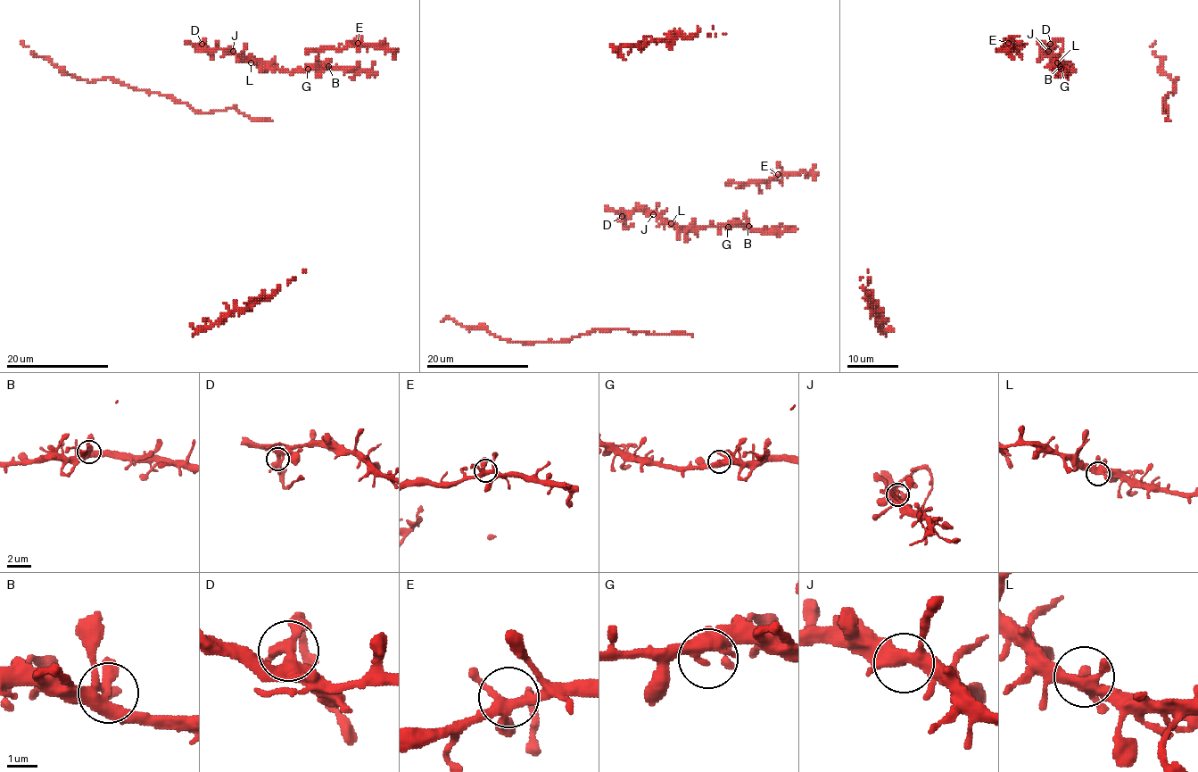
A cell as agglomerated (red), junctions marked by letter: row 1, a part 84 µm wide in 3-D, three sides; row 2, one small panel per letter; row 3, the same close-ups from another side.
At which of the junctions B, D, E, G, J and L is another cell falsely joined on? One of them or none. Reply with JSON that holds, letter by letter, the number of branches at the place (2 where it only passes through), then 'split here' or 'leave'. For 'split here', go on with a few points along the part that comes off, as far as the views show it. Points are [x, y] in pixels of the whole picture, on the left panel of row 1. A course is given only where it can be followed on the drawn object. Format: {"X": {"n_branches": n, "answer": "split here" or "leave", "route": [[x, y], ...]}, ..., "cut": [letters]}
{"B": {"n_branches": 4, "answer": "leave"}, "D": {"n_branches": 4, "answer": "split here", "route": [[202, 45], [202, 39], [207, 53], [214, 60]]}, "E": {"n_branches": 5, "answer": "leave"}, "G": {"n_branches": 2, "answer": "leave"}, "J": {"n_branches": 3, "answer": "leave"}, "L": {"n_branches": 4, "answer": "leave"}, "cut": ["D"]}

